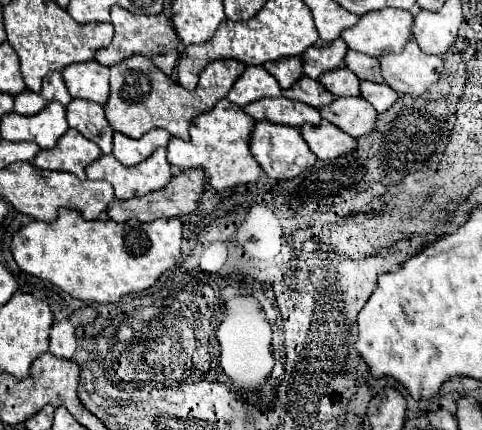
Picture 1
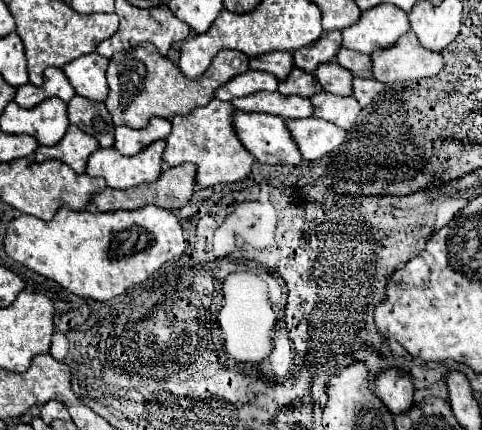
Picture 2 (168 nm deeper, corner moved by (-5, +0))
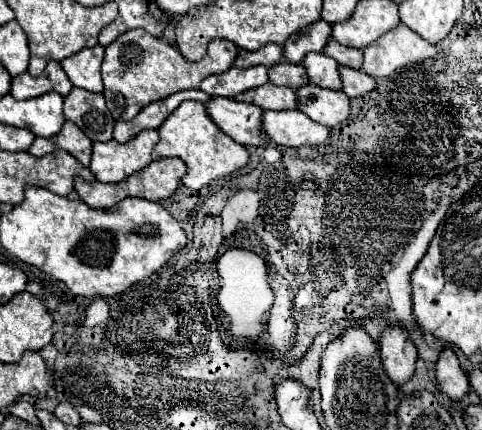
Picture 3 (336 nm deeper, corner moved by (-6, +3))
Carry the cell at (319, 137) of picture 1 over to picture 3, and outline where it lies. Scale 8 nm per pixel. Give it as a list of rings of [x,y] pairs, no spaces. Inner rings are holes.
[[[267,110],[261,118],[261,130],[267,140],[279,146],[321,144],[329,138],[329,128],[313,122],[299,110]]]

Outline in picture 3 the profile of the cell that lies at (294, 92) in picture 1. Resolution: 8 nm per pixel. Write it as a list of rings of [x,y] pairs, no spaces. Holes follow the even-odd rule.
[[[279,62],[269,68],[269,82],[277,86],[287,86],[287,88],[301,88],[309,84],[309,78],[305,74],[305,68],[301,64],[291,64],[291,62]]]

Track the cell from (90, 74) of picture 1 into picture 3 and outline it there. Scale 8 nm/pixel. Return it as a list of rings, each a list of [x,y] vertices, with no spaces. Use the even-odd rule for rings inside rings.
[[[103,46],[83,48],[71,54],[67,60],[61,60],[61,66],[73,86],[85,88],[89,92],[103,92],[101,82],[101,60],[103,60]]]

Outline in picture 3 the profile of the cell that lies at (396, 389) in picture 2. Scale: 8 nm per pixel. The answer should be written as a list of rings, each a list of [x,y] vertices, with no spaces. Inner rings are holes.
[[[387,326],[379,336],[381,360],[385,372],[397,386],[403,386],[415,372],[417,348],[409,332],[401,326]]]

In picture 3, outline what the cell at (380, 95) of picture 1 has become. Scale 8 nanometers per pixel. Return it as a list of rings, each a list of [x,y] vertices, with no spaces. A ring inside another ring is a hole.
[[[339,66],[339,74],[343,80],[343,92],[347,96],[363,96],[375,88],[375,78],[371,78],[363,70]]]

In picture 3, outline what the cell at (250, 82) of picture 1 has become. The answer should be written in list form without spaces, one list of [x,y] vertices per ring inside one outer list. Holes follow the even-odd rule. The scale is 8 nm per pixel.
[[[233,66],[227,72],[213,74],[211,78],[205,78],[199,88],[203,92],[207,92],[209,96],[233,98],[233,96],[237,96],[245,90],[263,86],[265,82],[269,82],[265,66],[251,66],[251,68],[245,68],[245,70],[239,70],[239,68]]]

